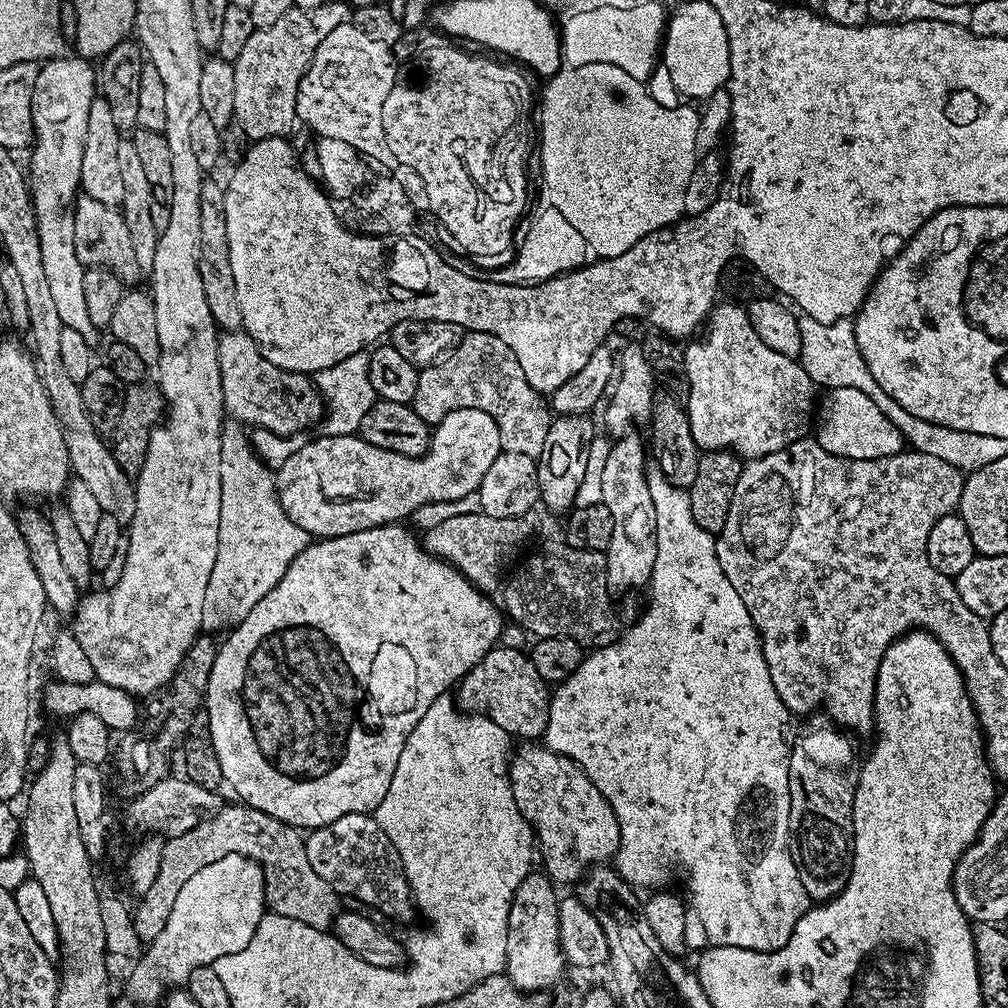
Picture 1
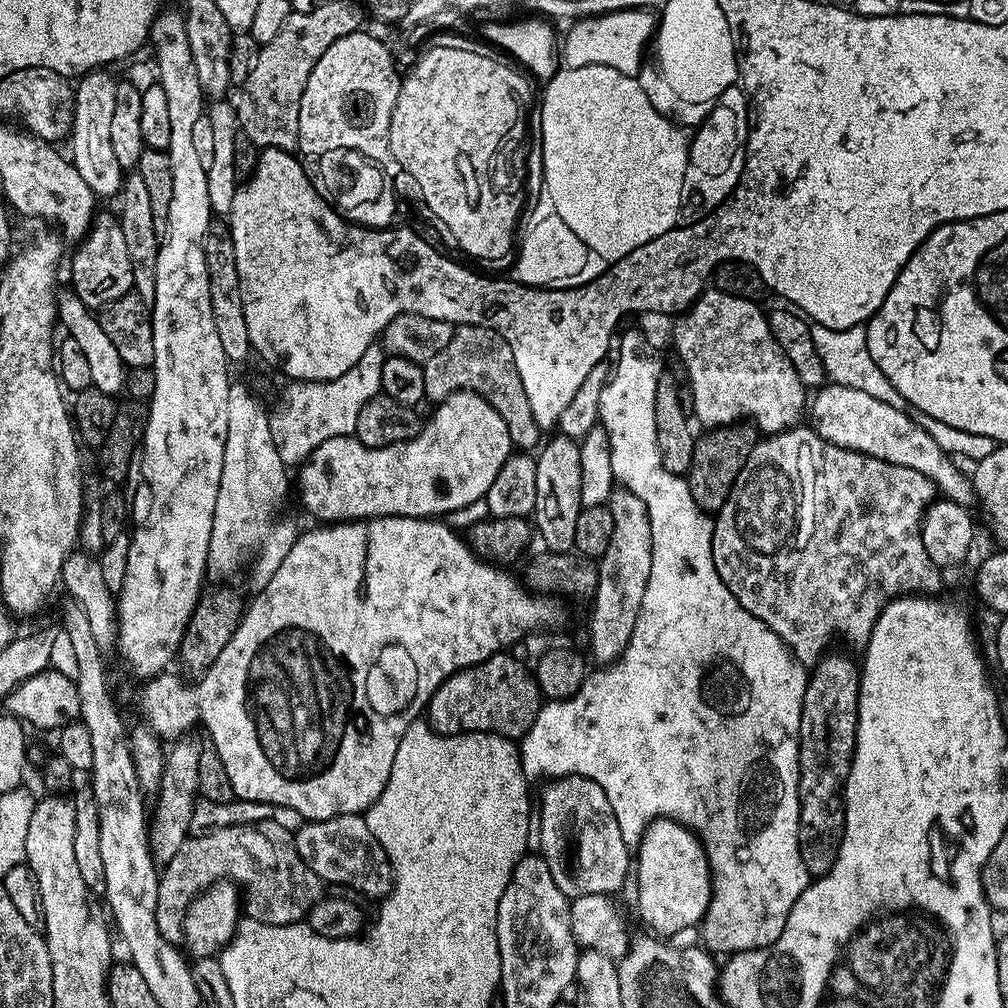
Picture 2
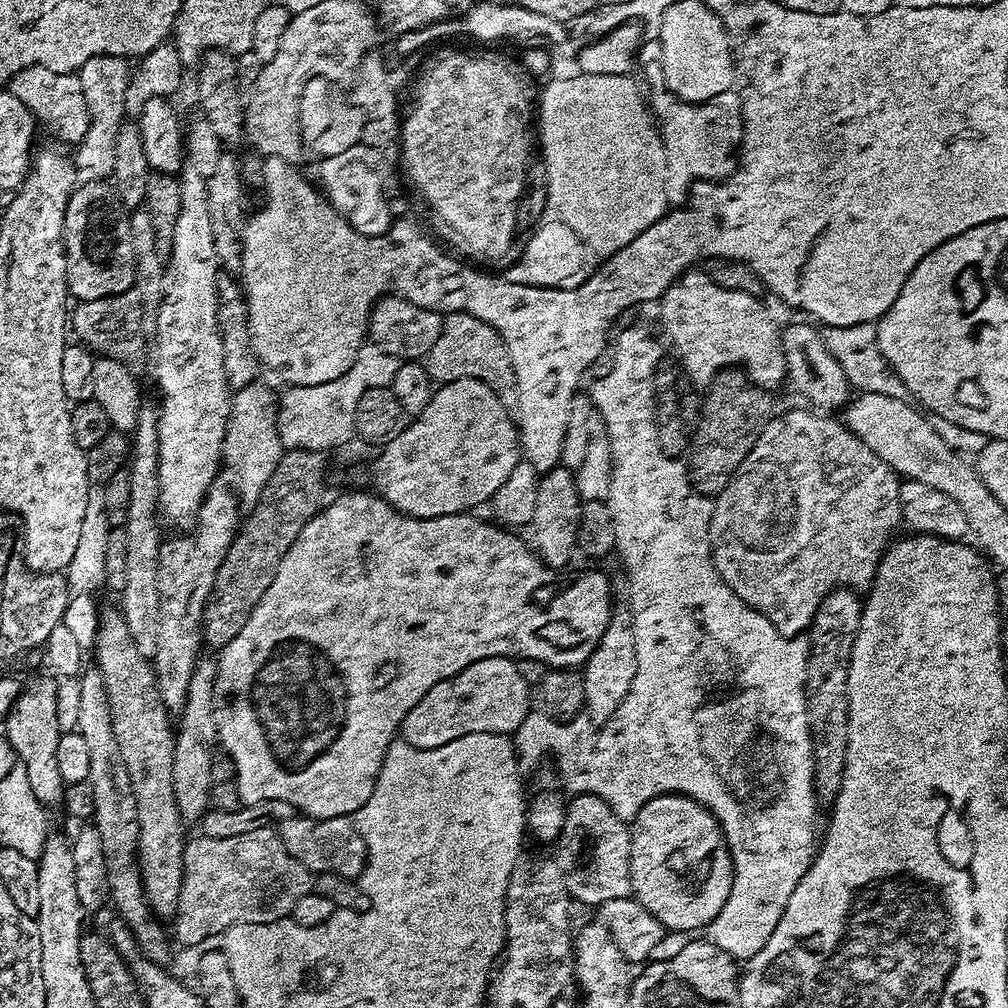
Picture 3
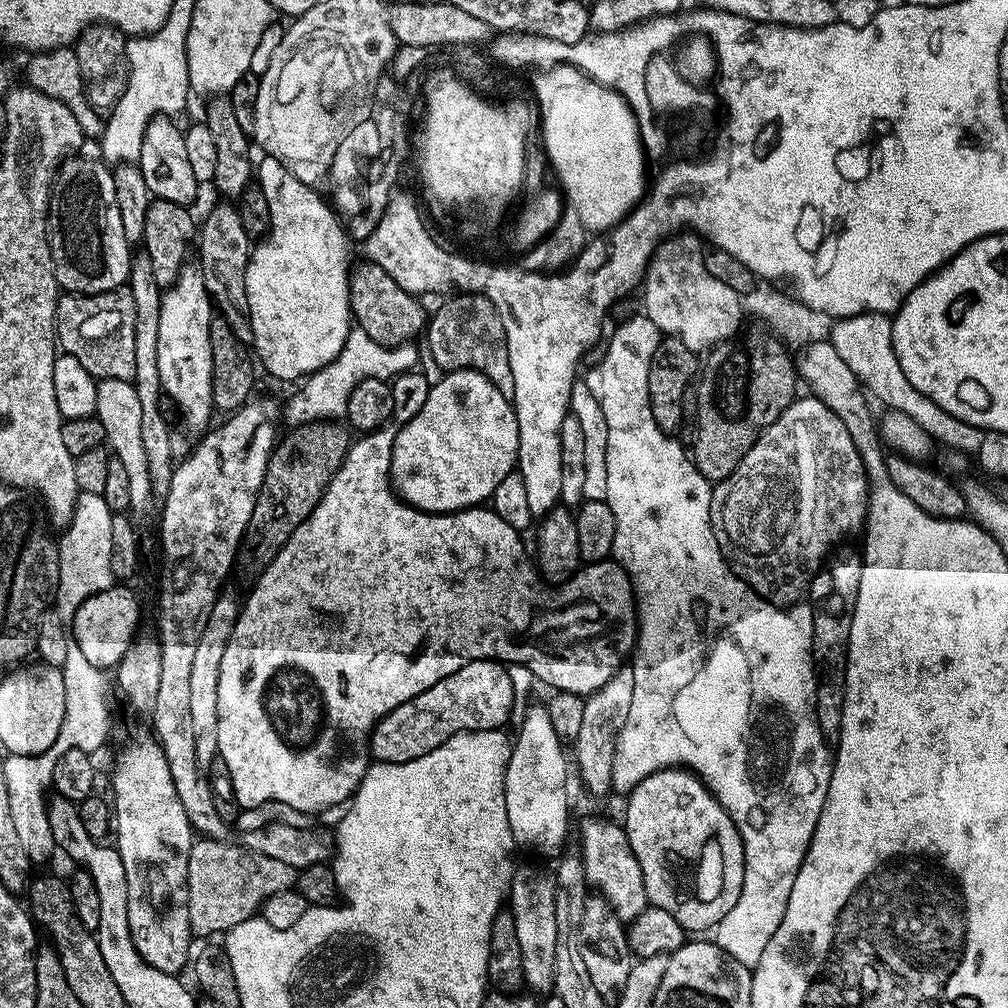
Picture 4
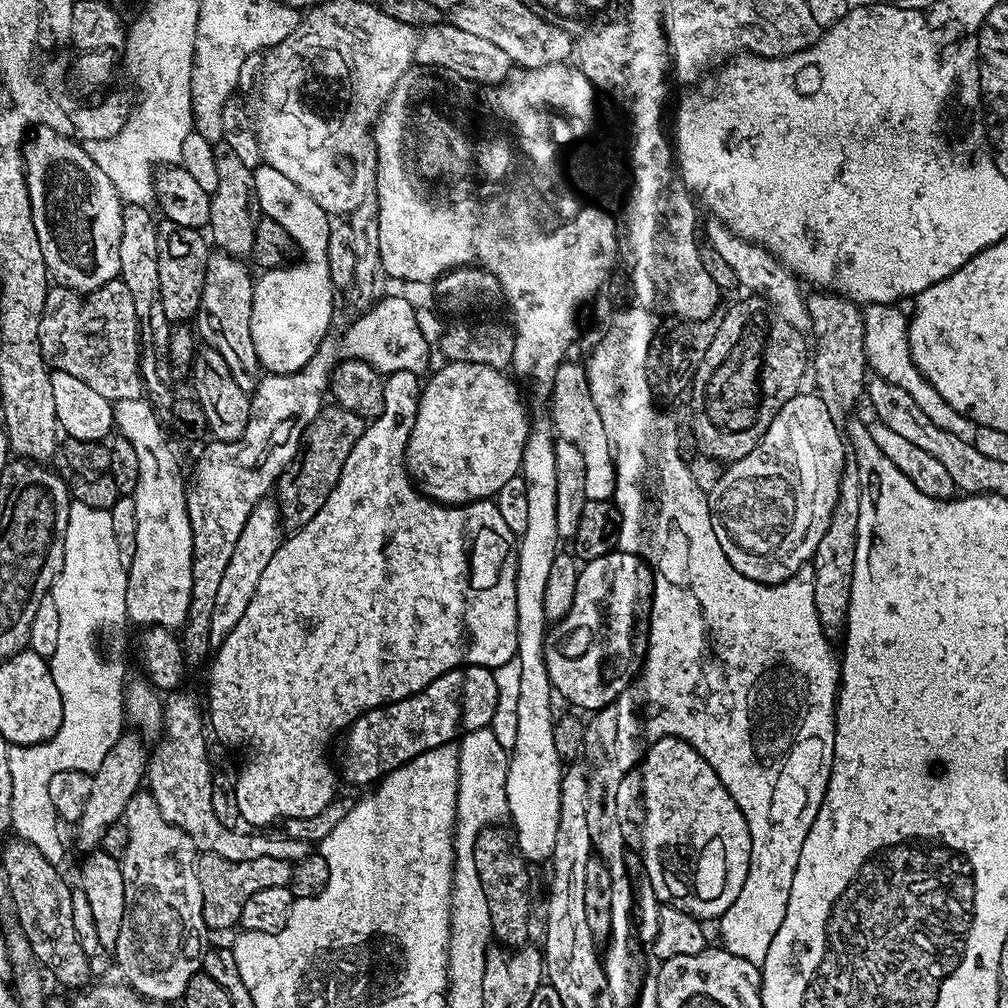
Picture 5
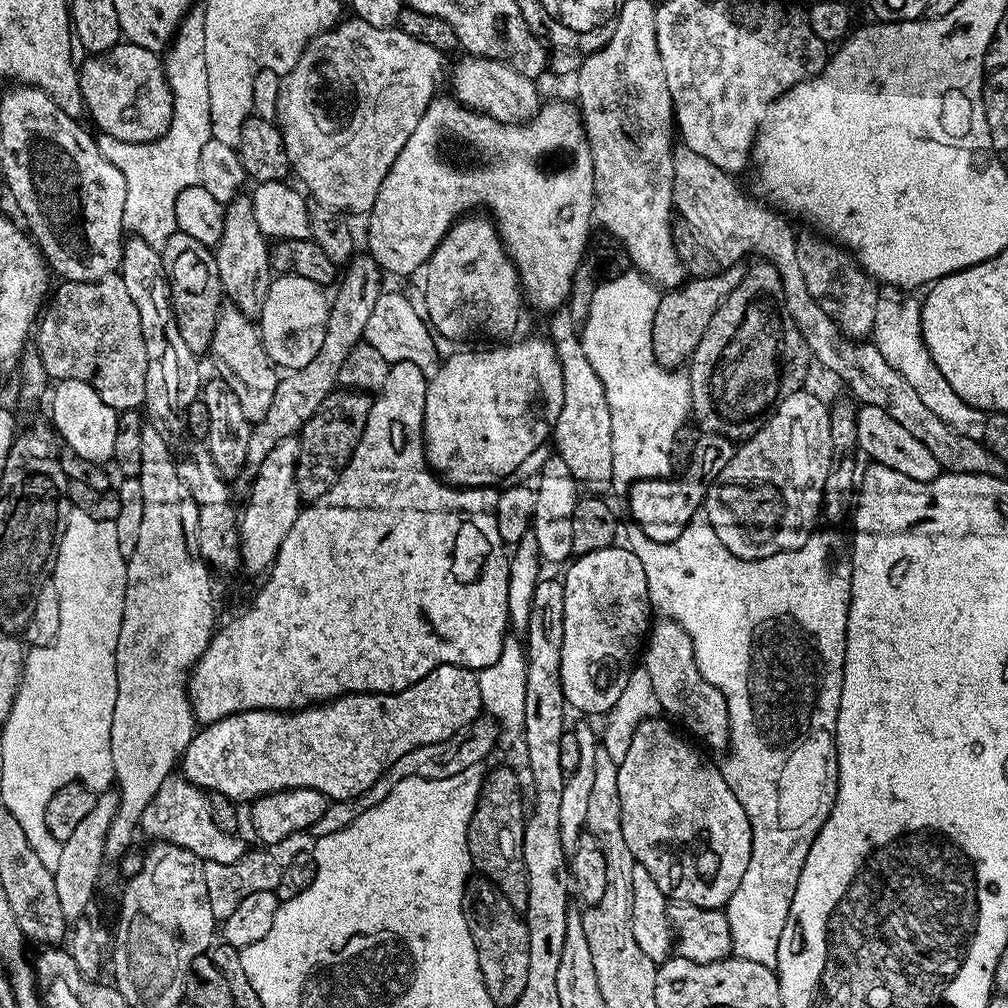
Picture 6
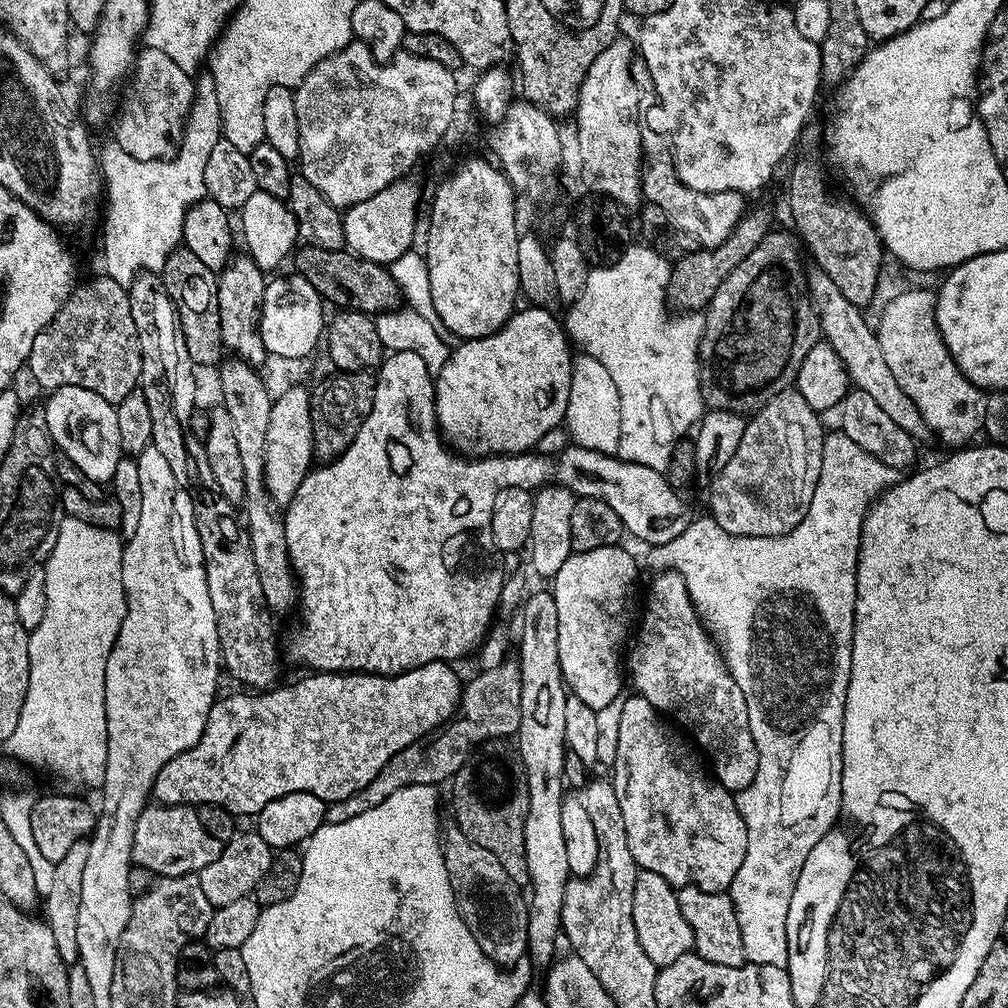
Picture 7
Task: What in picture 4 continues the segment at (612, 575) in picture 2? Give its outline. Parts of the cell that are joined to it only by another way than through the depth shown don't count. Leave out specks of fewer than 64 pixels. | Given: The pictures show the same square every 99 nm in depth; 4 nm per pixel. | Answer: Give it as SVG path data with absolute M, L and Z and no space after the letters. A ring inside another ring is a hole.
M628 666L621 667L613 677L610 678L608 682L600 689L598 689L595 693L588 696L584 702L584 709L582 710L582 727L578 734L578 738L574 742L574 748L576 748L576 760L574 756L574 764L580 767L580 780L582 783L588 787L588 792L592 796L604 796L607 792L611 793L613 791L612 786L612 771L614 770L614 754L616 753L616 743L618 742L618 734L622 730L622 726L626 722L626 714L630 714L630 702L634 700L634 674L632 673L632 668Z

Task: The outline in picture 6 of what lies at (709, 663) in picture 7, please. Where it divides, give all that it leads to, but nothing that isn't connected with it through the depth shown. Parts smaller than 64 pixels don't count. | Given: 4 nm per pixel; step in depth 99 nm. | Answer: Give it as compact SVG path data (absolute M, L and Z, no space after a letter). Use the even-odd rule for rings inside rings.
M660 618L657 621L657 624L655 621L651 625L646 636L646 647L642 652L642 668L650 674L650 682L654 686L661 709L665 713L668 711L667 715L673 721L681 720L701 745L709 744L712 748L727 749L730 734L728 699L724 697L722 690L710 686L710 682L702 678L698 662L694 658L690 634L686 634L686 630L682 630L682 626L673 620Z

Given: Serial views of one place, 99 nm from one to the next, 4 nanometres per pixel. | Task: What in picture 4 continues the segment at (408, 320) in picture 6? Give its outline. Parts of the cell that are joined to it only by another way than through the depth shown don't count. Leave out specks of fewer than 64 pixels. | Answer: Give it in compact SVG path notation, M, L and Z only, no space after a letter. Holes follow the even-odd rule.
M353 327L348 334L348 341L344 343L344 349L334 358L334 362L327 364L322 370L312 373L299 385L300 388L288 400L286 404L286 416L288 412L289 425L315 424L317 420L339 421L348 411L348 399L363 380L386 380L405 375L421 363L421 353L416 353L417 345L399 344L393 348L383 348L366 330Z

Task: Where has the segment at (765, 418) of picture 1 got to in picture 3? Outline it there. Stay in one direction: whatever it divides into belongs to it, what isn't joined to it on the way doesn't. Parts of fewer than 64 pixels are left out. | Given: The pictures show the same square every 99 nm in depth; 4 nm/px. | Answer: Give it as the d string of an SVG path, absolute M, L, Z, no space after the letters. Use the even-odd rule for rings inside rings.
M689 270L667 288L658 307L660 316L664 319L664 332L672 339L672 344L680 355L678 364L683 375L685 372L694 383L708 386L725 368L739 368L760 388L776 390L780 383L785 383L788 367L780 341L782 332L779 327L776 329L764 302L763 299L750 294L738 294L738 290L726 290L718 286L703 270Z

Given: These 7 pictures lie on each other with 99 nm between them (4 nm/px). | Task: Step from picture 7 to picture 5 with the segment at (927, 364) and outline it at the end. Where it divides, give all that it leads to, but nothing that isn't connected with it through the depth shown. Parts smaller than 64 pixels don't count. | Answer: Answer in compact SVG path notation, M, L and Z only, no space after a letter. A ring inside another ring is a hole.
M896 304L863 305L864 359L867 367L875 375L882 376L891 384L902 386L907 392L913 394L924 392L923 399L925 401L932 400L930 411L934 419L941 422L952 422L948 420L953 420L956 422L956 424L954 423L954 431L958 434L958 438L972 440L976 435L977 425L973 424L971 420L967 420L966 417L960 416L958 410L954 410L954 406L950 406L950 402L946 402L946 398L942 398L942 394L938 394L938 390L934 390L934 386L922 375L918 366L912 361L910 342L908 341L909 317L905 313L903 316L898 309Z

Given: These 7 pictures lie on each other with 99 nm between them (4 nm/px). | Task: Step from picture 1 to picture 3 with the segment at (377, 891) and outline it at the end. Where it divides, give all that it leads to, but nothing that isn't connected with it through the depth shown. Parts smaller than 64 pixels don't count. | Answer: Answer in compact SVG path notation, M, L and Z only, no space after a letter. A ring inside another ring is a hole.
M298 814L294 818L279 821L278 835L290 855L298 858L298 862L302 862L302 866L306 866L308 871L313 874L329 872L330 874L340 875L344 879L355 881L364 873L368 847L362 838L359 827L347 816L318 820L311 816Z

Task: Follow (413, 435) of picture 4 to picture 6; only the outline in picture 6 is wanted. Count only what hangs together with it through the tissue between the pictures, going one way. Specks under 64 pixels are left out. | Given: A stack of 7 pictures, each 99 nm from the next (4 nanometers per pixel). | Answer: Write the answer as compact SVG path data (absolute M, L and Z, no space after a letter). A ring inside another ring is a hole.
M532 336L529 340L500 342L495 346L484 346L477 352L461 352L456 350L441 363L438 371L429 379L428 387L424 389L424 456L428 459L428 466L446 484L454 488L487 488L499 485L499 480L507 481L511 472L516 472L536 452L539 444L549 443L556 427L556 419L562 410L562 366L558 362L556 347L551 339Z

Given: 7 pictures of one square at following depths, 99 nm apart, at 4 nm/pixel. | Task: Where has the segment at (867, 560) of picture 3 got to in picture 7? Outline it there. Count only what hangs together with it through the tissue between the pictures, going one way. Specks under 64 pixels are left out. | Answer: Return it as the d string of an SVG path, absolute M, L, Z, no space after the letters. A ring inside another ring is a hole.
M785 390L770 398L745 423L734 458L710 480L710 515L722 530L735 536L781 536L802 522L822 470L826 429L820 420L800 392Z

